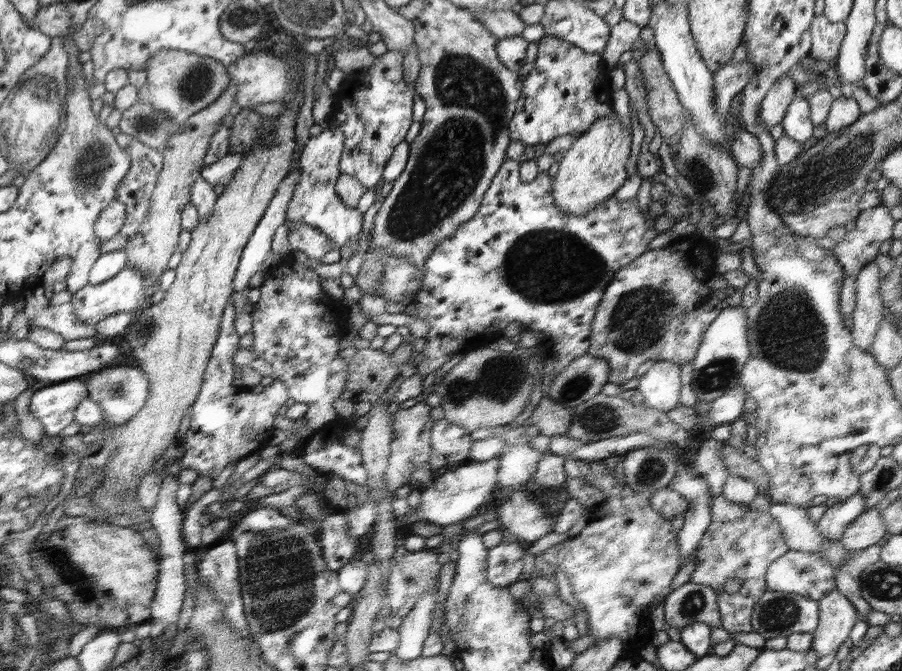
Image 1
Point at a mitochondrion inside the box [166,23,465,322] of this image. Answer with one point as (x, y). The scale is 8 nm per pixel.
(197, 81)

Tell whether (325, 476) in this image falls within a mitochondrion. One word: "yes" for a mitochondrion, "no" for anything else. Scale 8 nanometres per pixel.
no

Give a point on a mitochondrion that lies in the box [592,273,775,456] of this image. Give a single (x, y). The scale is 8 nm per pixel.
(637, 321)

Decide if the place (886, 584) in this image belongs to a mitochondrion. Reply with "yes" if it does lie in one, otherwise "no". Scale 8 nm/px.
yes

